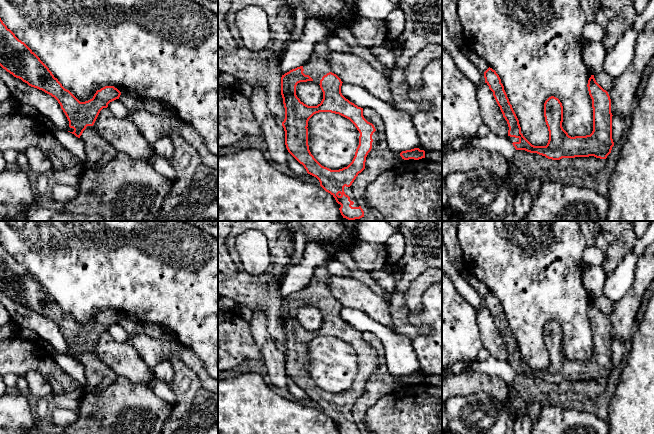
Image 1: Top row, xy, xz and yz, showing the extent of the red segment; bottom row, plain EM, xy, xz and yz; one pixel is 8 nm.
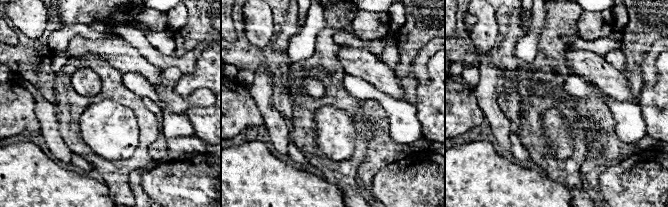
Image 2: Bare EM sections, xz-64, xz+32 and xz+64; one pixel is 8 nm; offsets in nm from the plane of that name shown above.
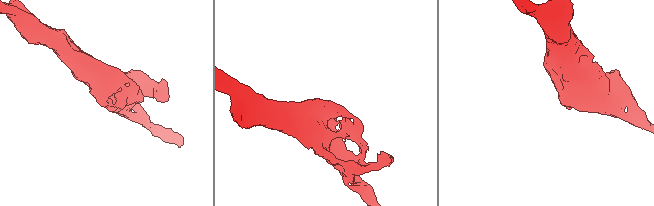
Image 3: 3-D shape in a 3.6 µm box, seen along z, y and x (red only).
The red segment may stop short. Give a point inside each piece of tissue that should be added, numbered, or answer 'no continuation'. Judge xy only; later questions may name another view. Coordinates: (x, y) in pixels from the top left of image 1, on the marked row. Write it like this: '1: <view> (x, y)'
1: xy (99, 152)

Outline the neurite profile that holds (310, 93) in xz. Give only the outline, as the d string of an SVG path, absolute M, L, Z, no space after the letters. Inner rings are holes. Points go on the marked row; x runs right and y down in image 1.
M314 81L300 82L296 86L296 95L308 106L317 106L323 99L320 85Z

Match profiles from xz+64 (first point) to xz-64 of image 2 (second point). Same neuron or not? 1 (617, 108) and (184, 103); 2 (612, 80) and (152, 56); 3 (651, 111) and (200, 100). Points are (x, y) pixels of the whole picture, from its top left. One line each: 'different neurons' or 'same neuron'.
1: different neurons
2: different neurons
3: different neurons

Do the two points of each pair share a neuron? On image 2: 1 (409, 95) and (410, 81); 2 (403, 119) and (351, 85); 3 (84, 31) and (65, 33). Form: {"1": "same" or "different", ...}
{"1": "same", "2": "same", "3": "same"}

